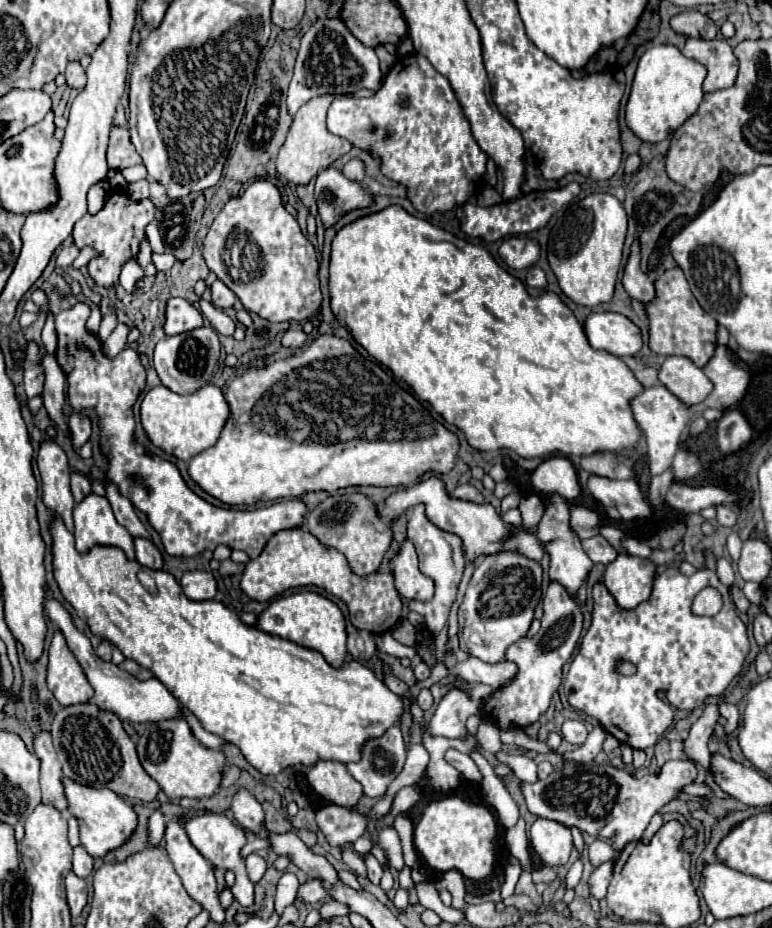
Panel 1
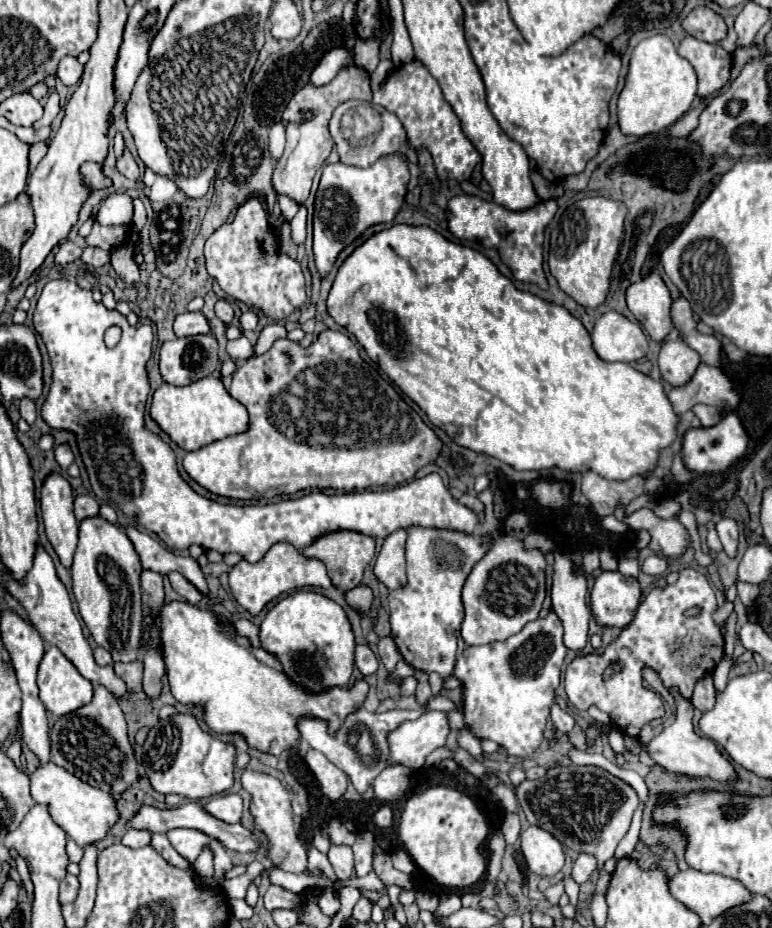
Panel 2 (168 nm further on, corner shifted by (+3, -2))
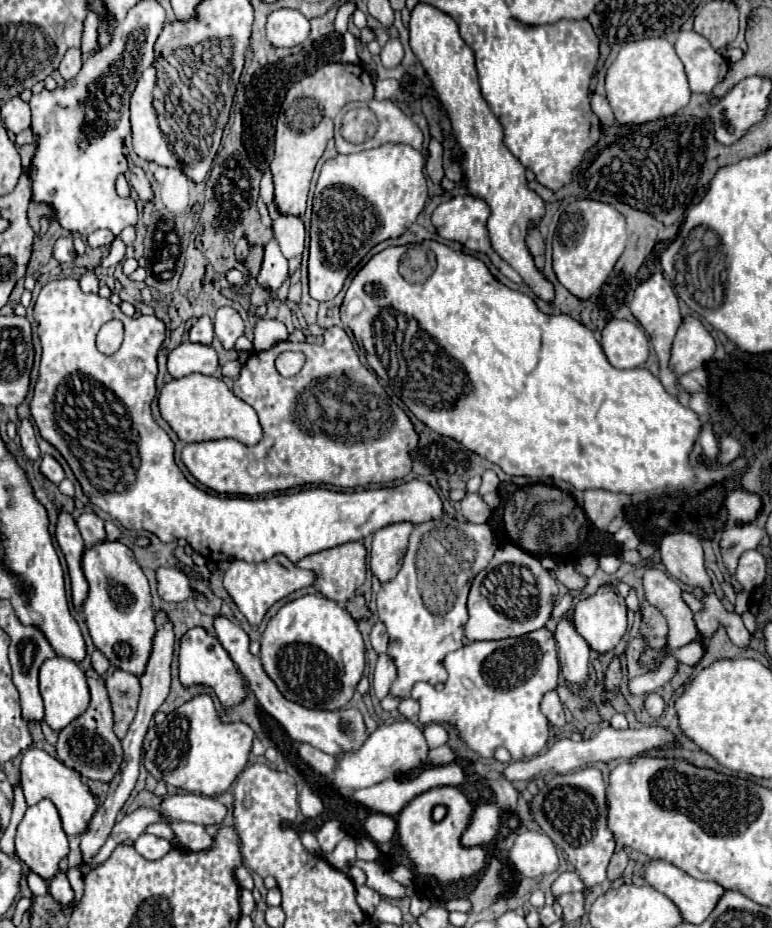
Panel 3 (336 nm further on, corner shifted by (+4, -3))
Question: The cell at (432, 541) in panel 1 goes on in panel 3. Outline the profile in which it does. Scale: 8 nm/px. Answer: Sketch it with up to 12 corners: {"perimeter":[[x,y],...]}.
{"perimeter":[[487,524],[415,526],[377,592],[397,666],[391,696],[447,680]]}

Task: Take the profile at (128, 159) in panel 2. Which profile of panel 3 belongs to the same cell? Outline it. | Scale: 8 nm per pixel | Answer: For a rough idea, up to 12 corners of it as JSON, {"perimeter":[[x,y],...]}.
{"perimeter":[[143,168],[129,170],[129,184],[143,202],[153,202],[153,190]]}

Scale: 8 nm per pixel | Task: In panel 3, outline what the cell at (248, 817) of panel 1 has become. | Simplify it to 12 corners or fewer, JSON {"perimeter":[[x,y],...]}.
{"perimeter":[[199,794],[165,796],[167,820],[221,824],[227,808]]}

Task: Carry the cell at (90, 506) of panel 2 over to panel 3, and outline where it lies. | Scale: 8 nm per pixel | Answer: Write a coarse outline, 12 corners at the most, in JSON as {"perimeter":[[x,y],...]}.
{"perimeter":[[97,514],[77,520],[87,548],[107,540],[103,520]]}

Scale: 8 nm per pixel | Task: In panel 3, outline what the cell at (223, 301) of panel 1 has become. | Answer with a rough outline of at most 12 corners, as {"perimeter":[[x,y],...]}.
{"perimeter":[[231,306],[217,310],[215,336],[225,350],[235,348],[245,330]]}

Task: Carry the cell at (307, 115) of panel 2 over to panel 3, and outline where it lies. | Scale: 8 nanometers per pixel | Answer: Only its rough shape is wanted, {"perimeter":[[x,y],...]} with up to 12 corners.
{"perimeter":[[324,64],[281,104],[271,174],[281,214],[303,218],[317,160],[363,67]]}

